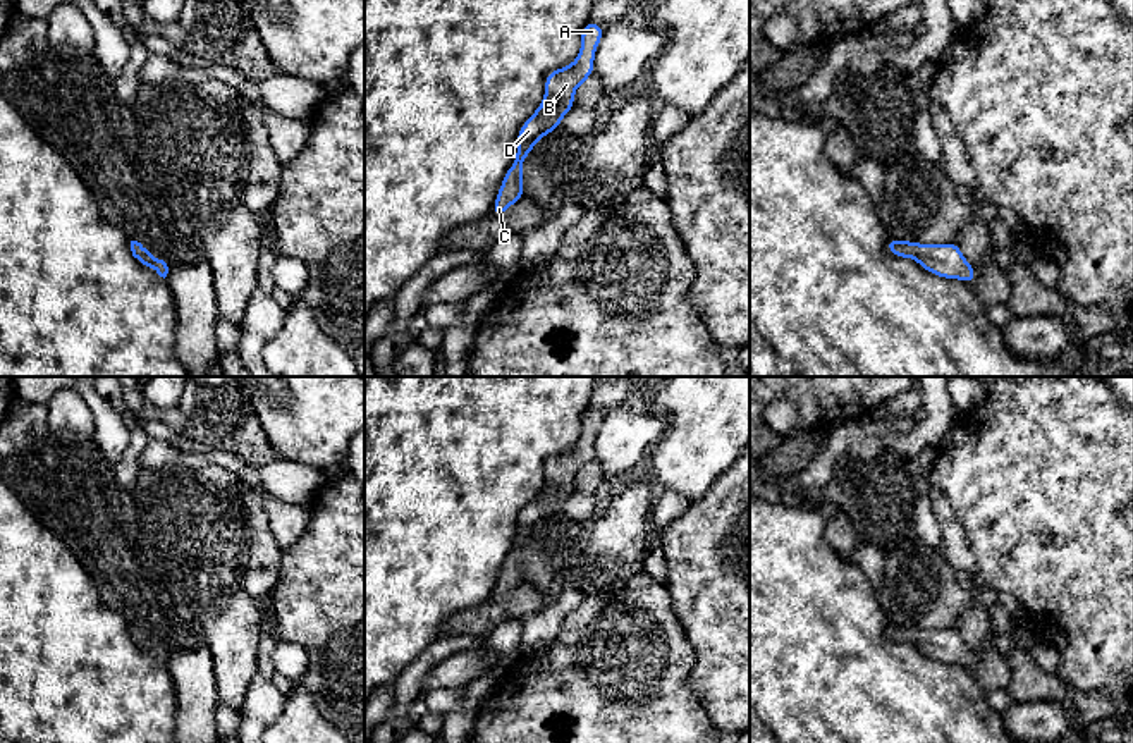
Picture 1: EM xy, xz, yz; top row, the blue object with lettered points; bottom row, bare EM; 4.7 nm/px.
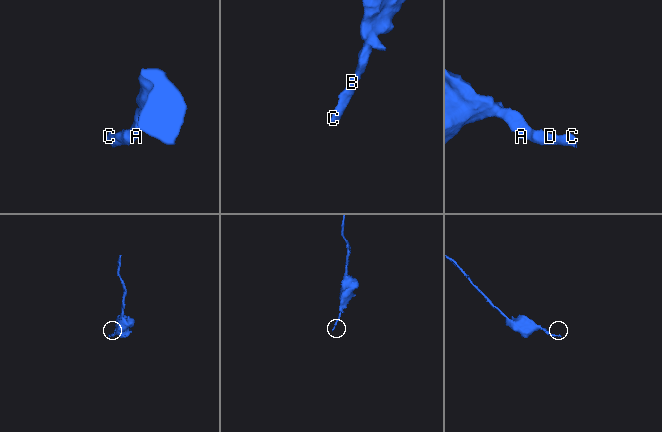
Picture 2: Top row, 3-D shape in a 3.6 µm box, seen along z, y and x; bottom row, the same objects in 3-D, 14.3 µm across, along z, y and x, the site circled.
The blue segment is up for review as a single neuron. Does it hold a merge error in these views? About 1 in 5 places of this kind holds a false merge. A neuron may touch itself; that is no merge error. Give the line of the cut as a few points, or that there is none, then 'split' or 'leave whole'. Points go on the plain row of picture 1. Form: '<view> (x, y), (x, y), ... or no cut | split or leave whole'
no cut | leave whole

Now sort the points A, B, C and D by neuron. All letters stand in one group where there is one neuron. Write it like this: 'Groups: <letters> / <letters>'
Groups: A B C D

